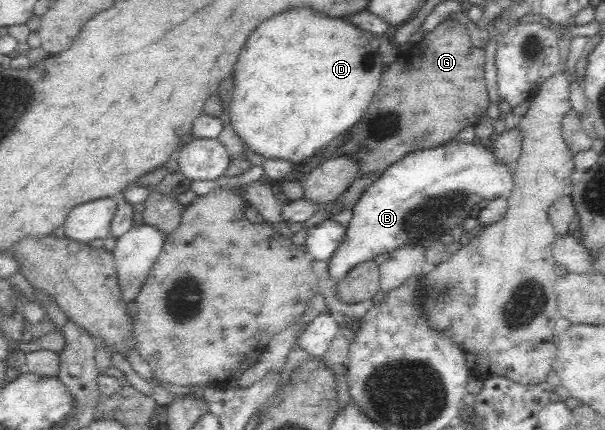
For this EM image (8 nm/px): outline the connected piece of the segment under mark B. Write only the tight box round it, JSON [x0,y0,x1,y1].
[328,138,511,282]

